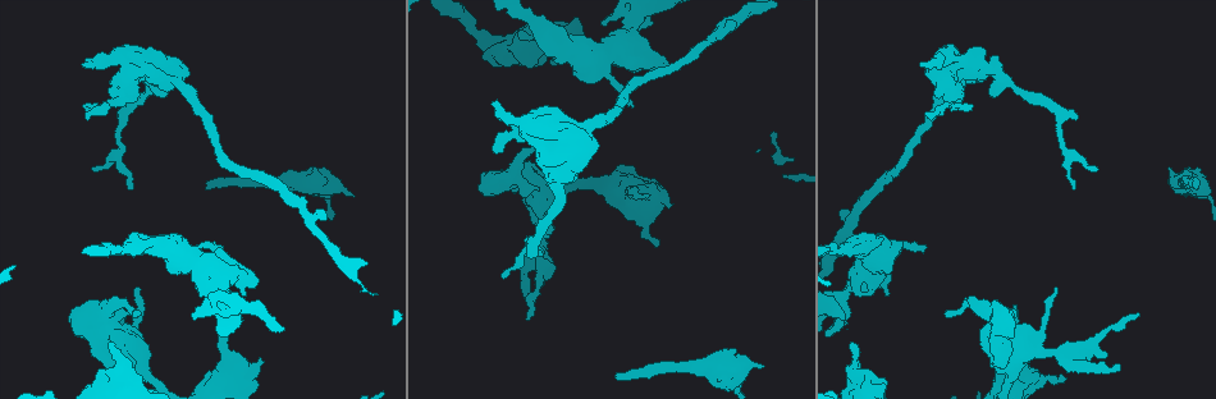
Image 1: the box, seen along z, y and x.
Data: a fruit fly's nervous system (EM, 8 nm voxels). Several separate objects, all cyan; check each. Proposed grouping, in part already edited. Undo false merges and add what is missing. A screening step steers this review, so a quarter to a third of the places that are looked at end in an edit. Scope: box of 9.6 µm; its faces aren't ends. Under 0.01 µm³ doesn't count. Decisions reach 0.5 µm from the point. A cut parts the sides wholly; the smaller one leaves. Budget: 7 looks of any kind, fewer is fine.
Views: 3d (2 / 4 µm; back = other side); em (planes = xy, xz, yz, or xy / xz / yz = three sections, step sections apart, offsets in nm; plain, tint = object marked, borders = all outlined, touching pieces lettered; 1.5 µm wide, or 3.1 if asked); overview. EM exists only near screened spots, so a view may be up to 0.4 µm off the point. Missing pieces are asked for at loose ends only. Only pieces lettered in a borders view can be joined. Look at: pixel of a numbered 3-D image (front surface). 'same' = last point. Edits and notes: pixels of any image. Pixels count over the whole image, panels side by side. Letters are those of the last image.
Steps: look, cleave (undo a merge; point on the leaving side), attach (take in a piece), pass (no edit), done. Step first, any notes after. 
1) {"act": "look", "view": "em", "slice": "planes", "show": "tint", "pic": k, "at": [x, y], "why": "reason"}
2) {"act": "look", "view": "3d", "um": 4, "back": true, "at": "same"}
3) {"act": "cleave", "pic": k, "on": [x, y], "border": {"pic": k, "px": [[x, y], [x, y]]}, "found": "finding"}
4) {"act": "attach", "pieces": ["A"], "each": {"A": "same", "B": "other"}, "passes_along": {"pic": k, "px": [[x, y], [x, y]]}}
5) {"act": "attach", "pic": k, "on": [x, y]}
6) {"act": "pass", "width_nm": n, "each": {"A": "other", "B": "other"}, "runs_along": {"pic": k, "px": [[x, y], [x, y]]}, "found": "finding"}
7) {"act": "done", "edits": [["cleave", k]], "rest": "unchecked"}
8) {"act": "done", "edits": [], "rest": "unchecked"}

{"act": "look", "view": "em", "slice": "planes", "show": "tint", "pic": 1, "at": [1114, 366], "why": "an open end"}

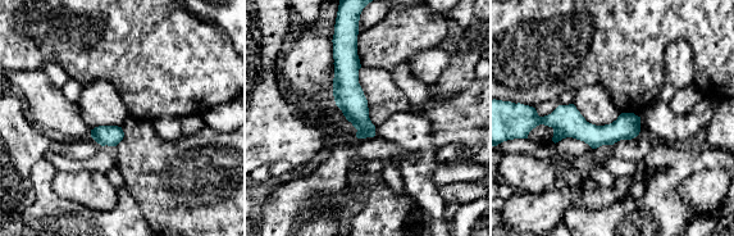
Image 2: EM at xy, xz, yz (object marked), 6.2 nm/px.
{"act": "look", "view": "em", "slice": "planes", "show": "borders", "at": "same", "why": "what lies round it"}

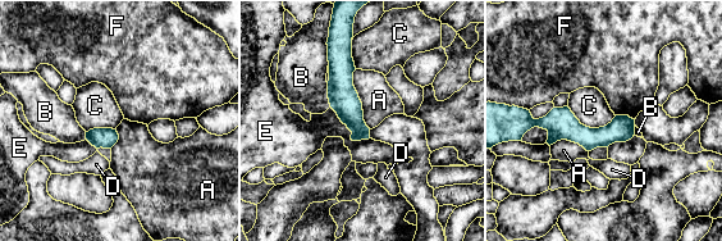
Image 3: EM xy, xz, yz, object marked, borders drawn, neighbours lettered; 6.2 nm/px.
{"act": "pass", "width_nm": 130, "each": {"A": "other", "B": "other", "C": "other", "D": "other", "E": "other", "F": "other"}, "border": {"pic": 3, "px": [[567, 105], [590, 127], [616, 116]]}, "found": "none of them fits"}

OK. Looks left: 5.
{"act": "look", "view": "3d", "um": 2, "pic": 1, "at": [131, 188], "why": "tapers out"}

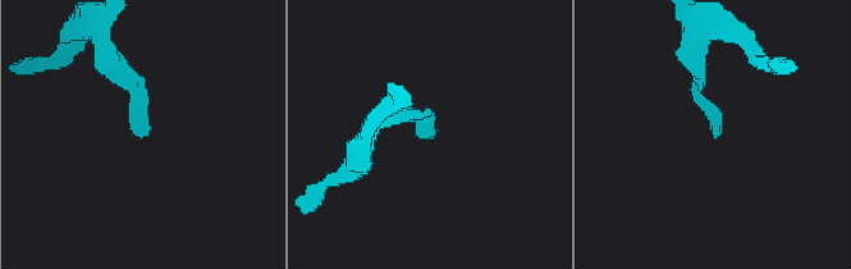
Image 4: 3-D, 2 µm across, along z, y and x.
{"act": "look", "view": "em", "slice": "planes", "show": "borders", "pic": 4, "at": [146, 136]}

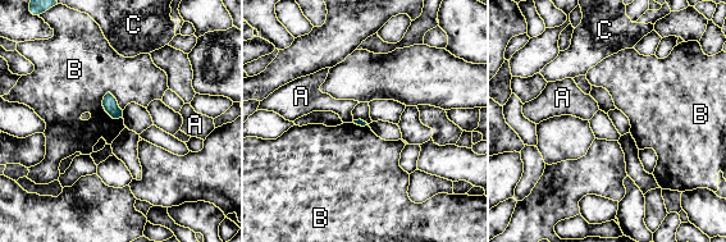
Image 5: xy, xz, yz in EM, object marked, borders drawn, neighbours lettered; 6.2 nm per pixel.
{"act": "pass", "longest_contact_nm": ["B", 200], "each": {"A": "other", "B": "other", "C": "other"}, "found": "none of them fits"}

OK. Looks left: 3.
{"act": "look", "view": "em", "slice": "planes", "show": "tint", "pic": 1, "at": [350, 194], "why": "free end"}

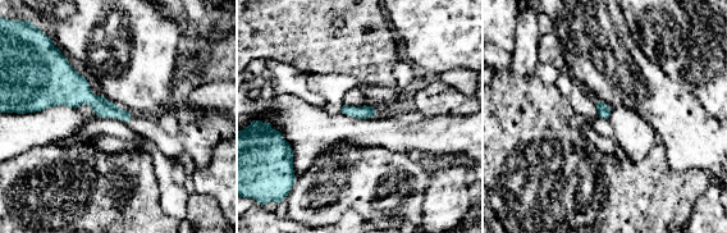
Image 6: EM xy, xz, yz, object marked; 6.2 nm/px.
{"act": "look", "view": "em", "slice": "planes", "show": "borders", "at": "same", "why": "what lies round it"}

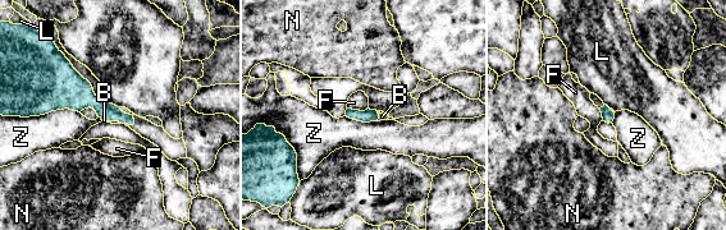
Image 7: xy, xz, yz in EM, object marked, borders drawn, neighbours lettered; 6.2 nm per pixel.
{"act": "attach", "pieces": ["B"], "each": {"B": "same", "F": "other", "L": "other", "N": "other", "Z": "other"}, "passes_along": {"pic": 7, "px": [[105, 110], [133, 123], [146, 129]]}, "found": "the neuron continues"}

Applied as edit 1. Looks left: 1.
{"act": "done", "edits": [["attach", 7]], "rest": "unchecked"}

